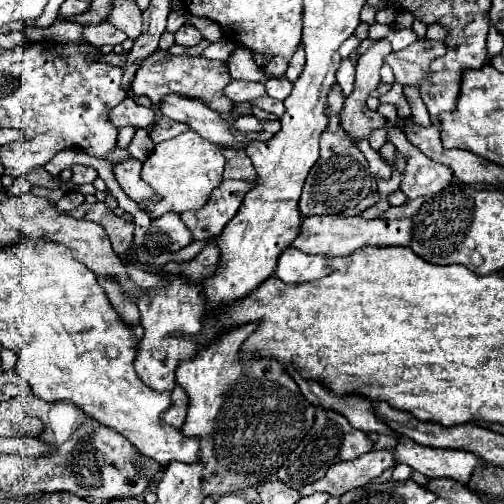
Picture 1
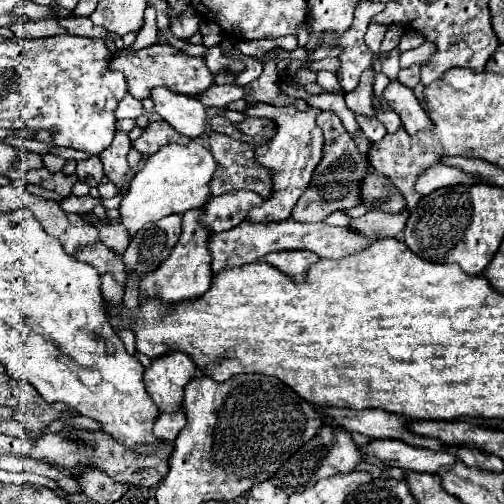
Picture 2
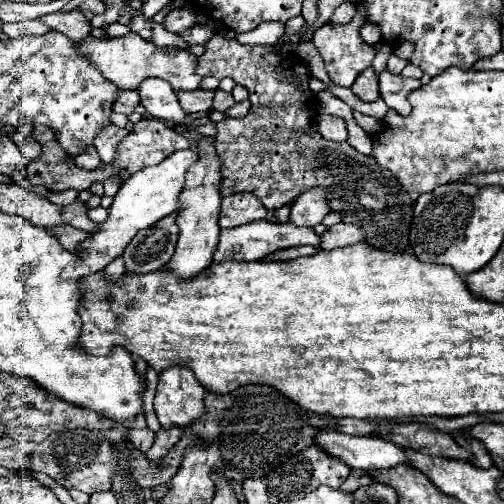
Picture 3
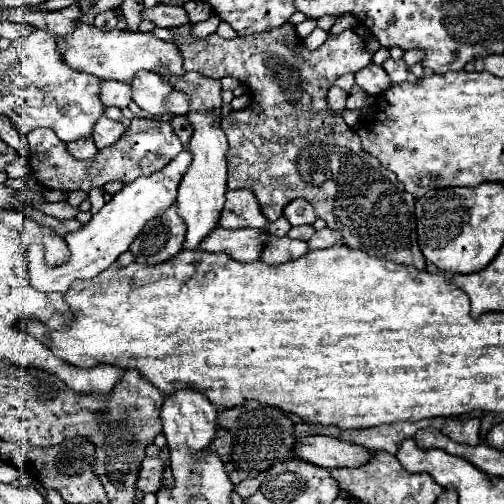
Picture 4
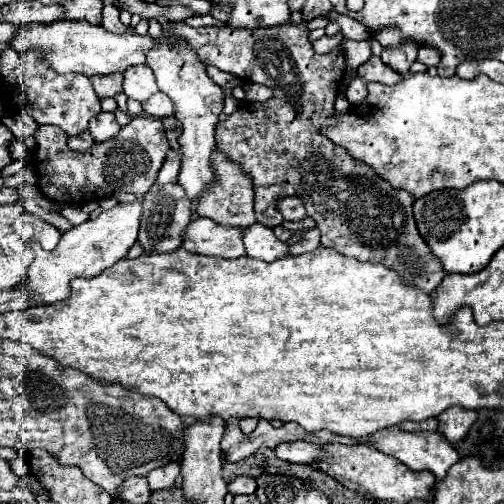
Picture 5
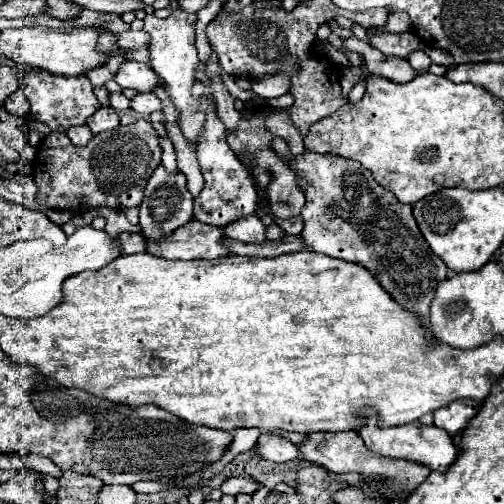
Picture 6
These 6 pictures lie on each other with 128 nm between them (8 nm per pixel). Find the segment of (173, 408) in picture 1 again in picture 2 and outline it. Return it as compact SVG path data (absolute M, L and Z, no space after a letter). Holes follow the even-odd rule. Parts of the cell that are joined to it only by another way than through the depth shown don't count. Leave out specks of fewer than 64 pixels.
M172 412L172 414L162 414L156 418L154 424L154 436L160 442L174 442L178 432L186 424L186 414L184 412Z

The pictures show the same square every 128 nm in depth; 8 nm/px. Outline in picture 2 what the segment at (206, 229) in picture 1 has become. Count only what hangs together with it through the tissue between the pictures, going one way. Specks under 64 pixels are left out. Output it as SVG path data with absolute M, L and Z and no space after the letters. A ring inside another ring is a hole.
M238 190L232 194L222 194L216 198L210 198L204 206L204 218L202 222L212 228L212 232L224 232L240 222L244 222L244 216L248 216L248 208L252 204L260 204L260 196L248 190Z

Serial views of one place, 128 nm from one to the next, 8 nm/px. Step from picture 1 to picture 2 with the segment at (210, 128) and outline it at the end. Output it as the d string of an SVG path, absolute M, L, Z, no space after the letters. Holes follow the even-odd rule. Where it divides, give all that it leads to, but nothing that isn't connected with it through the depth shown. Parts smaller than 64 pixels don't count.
M152 88L156 114L166 120L178 134L196 138L206 130L206 108L190 96L170 92L168 88Z

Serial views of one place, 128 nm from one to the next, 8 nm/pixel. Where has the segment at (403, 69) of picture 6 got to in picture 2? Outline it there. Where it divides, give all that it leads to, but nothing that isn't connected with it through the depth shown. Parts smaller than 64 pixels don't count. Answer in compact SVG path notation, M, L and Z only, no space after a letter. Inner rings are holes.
M366 70L362 76L360 76L360 84L356 90L344 94L346 98L346 104L348 108L354 112L354 114L366 114L366 116L374 116L374 106L372 106L372 96L374 96L374 70Z

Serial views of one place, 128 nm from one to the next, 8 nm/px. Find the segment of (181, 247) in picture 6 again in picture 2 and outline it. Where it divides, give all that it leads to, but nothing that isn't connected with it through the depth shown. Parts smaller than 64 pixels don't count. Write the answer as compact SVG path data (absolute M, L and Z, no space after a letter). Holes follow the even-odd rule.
M294 220L286 222L272 222L272 224L248 224L242 222L240 226L214 234L210 238L210 252L212 252L212 270L220 272L222 268L234 268L250 262L258 262L270 252L278 250L312 250L320 258L344 258L350 256L352 252L358 252L372 244L372 238L360 236L352 232L350 228L336 228L328 226L326 222L316 222L316 224L302 224Z

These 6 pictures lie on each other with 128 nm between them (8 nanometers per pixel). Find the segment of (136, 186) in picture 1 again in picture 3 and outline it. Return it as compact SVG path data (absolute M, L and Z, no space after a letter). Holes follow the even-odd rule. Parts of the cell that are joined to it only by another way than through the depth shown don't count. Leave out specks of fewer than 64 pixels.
M108 124L108 126L100 132L100 136L96 136L94 146L96 146L96 150L98 150L102 162L114 162L114 158L116 158L116 148L118 148L120 140L122 140L126 134L128 134L128 128L118 128L118 126L114 126L114 124Z

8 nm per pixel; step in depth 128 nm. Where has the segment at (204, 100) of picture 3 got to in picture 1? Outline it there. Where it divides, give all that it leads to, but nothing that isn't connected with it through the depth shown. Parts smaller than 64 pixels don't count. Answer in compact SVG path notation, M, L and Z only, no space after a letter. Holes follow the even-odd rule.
M232 80L228 84L228 88L224 90L224 94L232 100L232 102L248 102L254 100L258 96L264 96L264 84L260 82L248 82L248 80Z

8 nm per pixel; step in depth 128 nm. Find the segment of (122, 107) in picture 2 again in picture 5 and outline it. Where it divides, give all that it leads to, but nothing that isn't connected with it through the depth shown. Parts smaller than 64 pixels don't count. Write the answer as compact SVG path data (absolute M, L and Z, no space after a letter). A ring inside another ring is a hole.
M118 72L112 76L92 76L90 80L98 98L114 98L122 90L122 74Z

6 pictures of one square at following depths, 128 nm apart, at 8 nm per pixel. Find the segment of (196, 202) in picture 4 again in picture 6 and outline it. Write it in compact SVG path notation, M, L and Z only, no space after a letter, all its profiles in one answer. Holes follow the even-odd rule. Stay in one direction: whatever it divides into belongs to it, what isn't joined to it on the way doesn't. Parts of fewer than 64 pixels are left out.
M182 8L174 10L168 18L156 18L154 14L148 14L144 18L144 30L150 34L150 64L154 68L156 74L160 74L166 82L166 90L172 98L172 102L176 104L176 108L182 112L180 116L180 126L182 126L182 132L184 136L188 136L188 140L192 144L198 142L198 134L200 130L204 128L204 114L200 114L196 108L198 108L198 102L200 98L194 98L190 94L194 82L196 82L196 76L194 76L194 70L198 66L198 50L194 46L194 24L196 24L198 16L196 14L188 14L184 12Z

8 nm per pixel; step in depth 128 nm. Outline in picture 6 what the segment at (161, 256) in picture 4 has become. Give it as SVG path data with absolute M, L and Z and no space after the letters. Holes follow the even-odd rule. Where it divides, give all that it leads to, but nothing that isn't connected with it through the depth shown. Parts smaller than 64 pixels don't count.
M162 164L152 172L144 188L144 200L140 204L140 228L146 238L158 240L172 234L176 228L192 220L194 198L186 188L186 176L182 172L168 172Z

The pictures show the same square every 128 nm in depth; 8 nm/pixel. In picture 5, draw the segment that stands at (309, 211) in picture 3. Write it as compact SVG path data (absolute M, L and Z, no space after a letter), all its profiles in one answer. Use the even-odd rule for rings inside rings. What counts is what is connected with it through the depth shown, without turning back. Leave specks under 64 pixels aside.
M286 196L278 200L278 210L284 216L284 220L302 220L306 218L304 204L298 196Z

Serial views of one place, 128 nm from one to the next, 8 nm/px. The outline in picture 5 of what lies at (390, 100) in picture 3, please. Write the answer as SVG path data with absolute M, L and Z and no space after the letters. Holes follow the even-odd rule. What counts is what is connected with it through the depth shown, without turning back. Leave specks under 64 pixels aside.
M402 40L400 46L390 46L390 48L384 48L382 50L382 60L384 64L388 64L390 68L394 68L396 72L400 72L402 76L408 76L408 68L412 66L412 62L416 60L418 56L418 48L420 44L416 44L414 40Z

